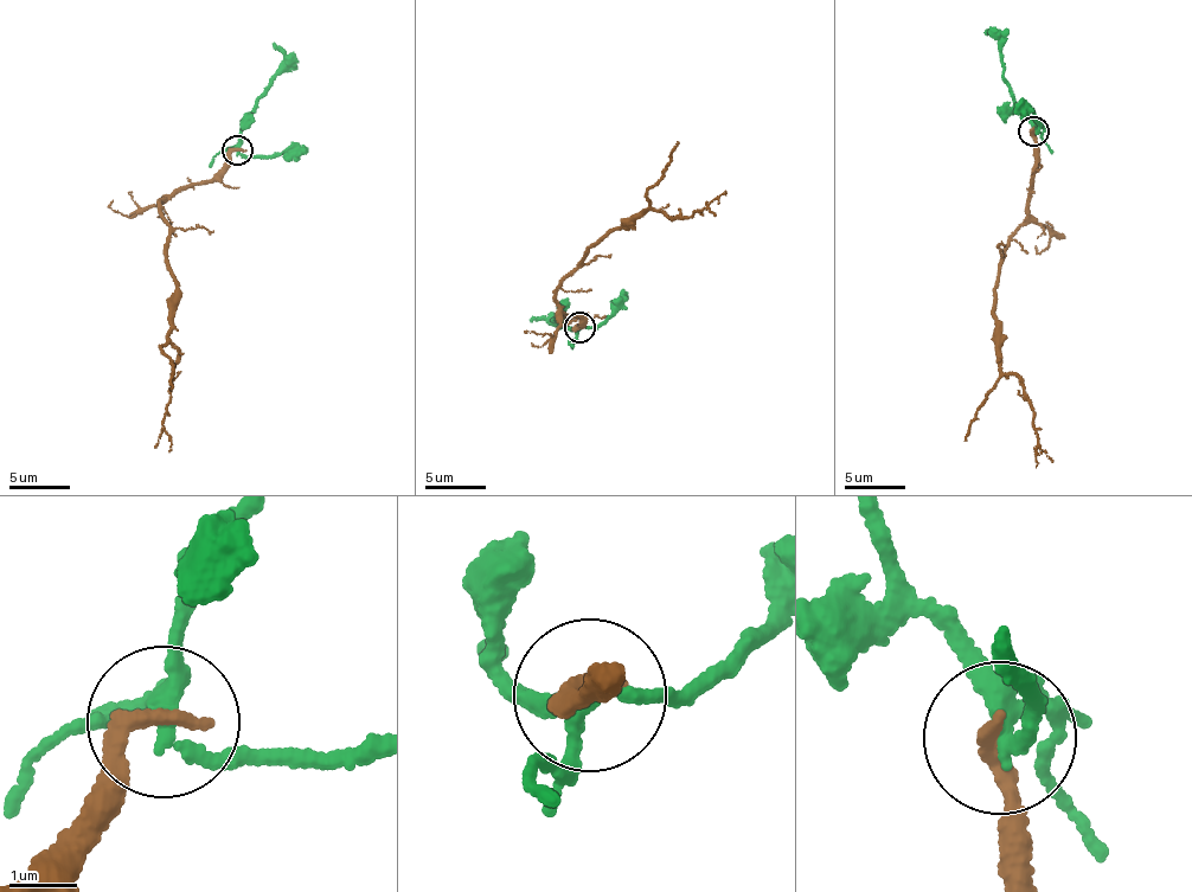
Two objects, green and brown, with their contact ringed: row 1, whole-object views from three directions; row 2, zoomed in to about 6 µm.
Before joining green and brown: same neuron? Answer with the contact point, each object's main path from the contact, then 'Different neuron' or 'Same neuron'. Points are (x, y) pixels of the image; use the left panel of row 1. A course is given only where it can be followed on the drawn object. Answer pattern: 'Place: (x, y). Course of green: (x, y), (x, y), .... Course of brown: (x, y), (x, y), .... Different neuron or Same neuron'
Place: (237, 151). Course of green: (238, 149), (257, 98), (283, 61), (273, 42). Course of brown: (238, 149), (215, 177), (161, 204), (178, 354), (162, 421), (168, 450). Different neuron

